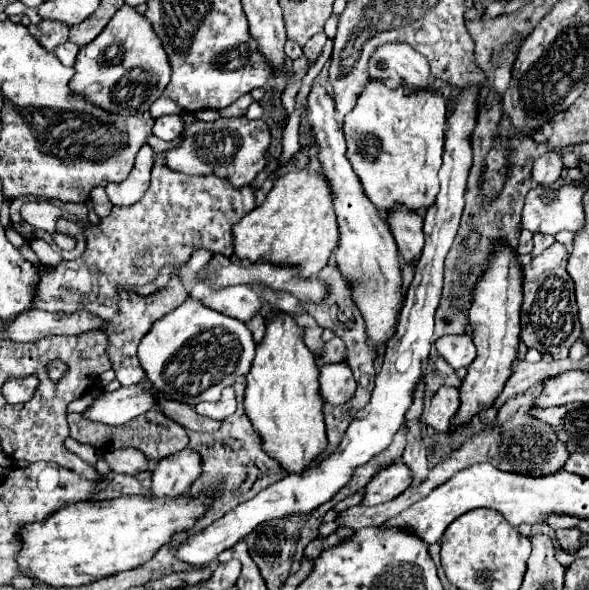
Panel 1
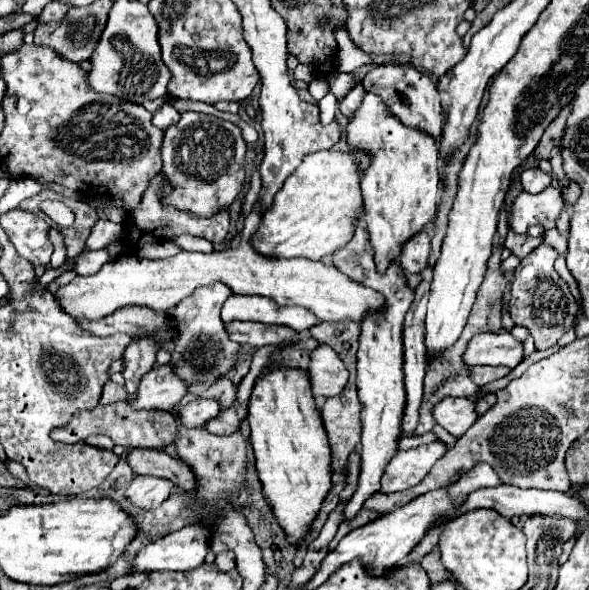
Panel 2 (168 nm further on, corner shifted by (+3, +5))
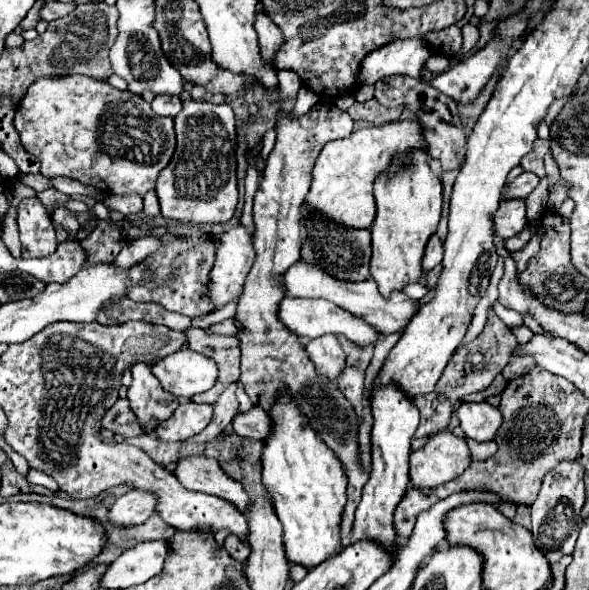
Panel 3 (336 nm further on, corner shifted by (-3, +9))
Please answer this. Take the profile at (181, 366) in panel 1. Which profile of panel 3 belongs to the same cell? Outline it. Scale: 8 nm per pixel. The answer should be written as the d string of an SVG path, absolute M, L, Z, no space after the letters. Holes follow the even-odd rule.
M242 225L222 233L220 241L222 245L216 253L216 263L206 287L206 295L214 307L224 307L242 295L244 279L256 255L252 249L252 237Z

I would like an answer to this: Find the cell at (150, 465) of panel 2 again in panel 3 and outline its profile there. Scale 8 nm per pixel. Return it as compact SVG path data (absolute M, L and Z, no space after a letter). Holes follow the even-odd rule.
M182 457L176 461L176 477L178 481L190 489L190 491L200 491L208 495L218 495L222 499L228 499L234 503L240 511L246 511L248 507L248 495L242 489L238 481L228 477L216 459L212 457Z

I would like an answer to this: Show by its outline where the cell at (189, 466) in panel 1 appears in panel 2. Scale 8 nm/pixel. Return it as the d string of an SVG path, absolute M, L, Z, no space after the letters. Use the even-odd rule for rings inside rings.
M134 477L126 489L126 499L138 509L156 509L172 493L174 485L160 477Z

